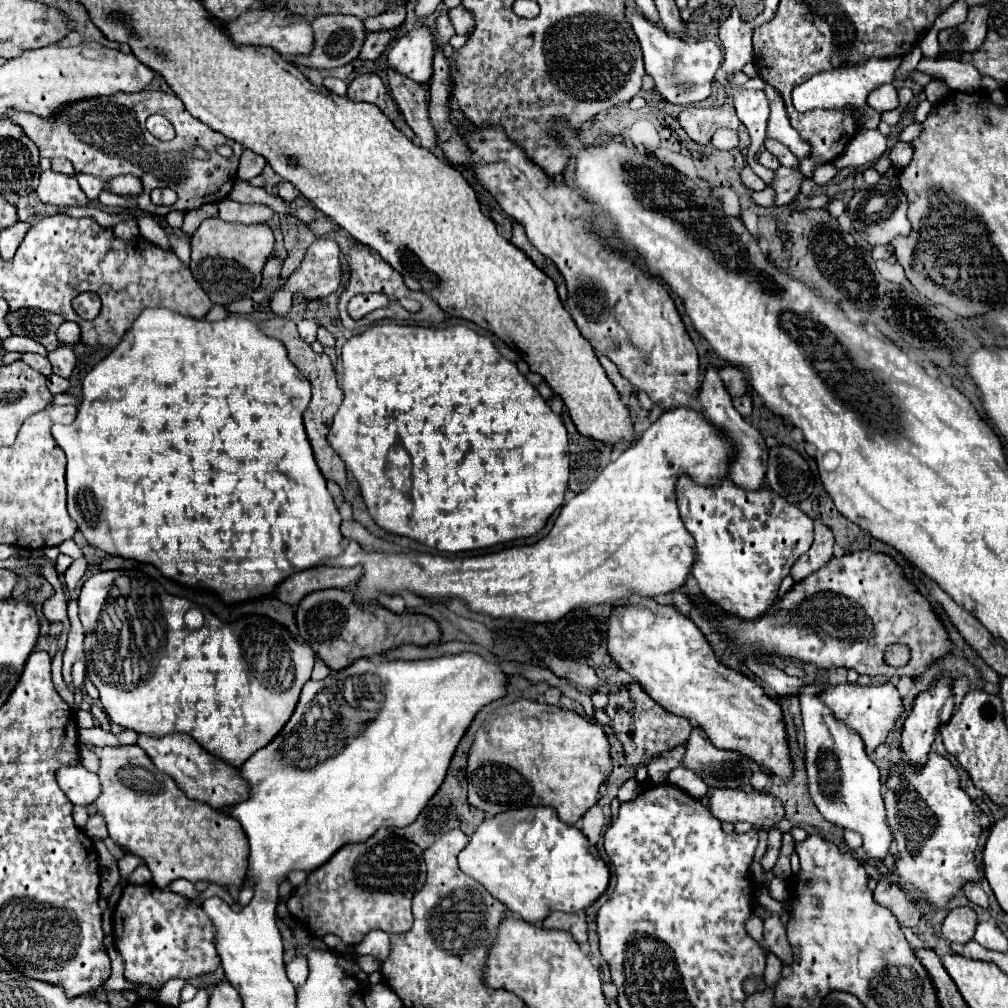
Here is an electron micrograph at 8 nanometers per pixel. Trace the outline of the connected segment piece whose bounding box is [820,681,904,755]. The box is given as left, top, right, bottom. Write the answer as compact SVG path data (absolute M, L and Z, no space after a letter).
M890 681L884 685L868 685L868 687L852 685L852 683L828 685L820 693L820 701L824 701L832 709L832 713L838 721L848 725L862 737L868 755L874 753L874 749L886 741L886 735L890 733L890 729L894 727L896 719L900 717L900 713L904 709L900 695Z

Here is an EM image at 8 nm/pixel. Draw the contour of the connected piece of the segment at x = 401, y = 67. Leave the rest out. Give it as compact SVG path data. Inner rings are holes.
M422 27L396 41L388 53L388 67L416 83L426 83L432 75L432 55L434 37L426 27Z

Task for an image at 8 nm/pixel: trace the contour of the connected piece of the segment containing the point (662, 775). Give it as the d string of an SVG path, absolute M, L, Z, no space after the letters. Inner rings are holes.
M658 757L658 759L652 759L648 763L648 777L650 781L656 785L656 783L666 783L666 775L670 771L670 767L678 767L680 761L676 759L670 759L670 757Z

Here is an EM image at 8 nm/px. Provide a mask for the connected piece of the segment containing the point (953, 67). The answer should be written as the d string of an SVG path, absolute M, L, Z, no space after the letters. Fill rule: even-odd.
M920 59L918 71L928 73L932 77L944 79L952 91L960 93L976 93L982 89L982 75L980 71L970 65L956 59Z

